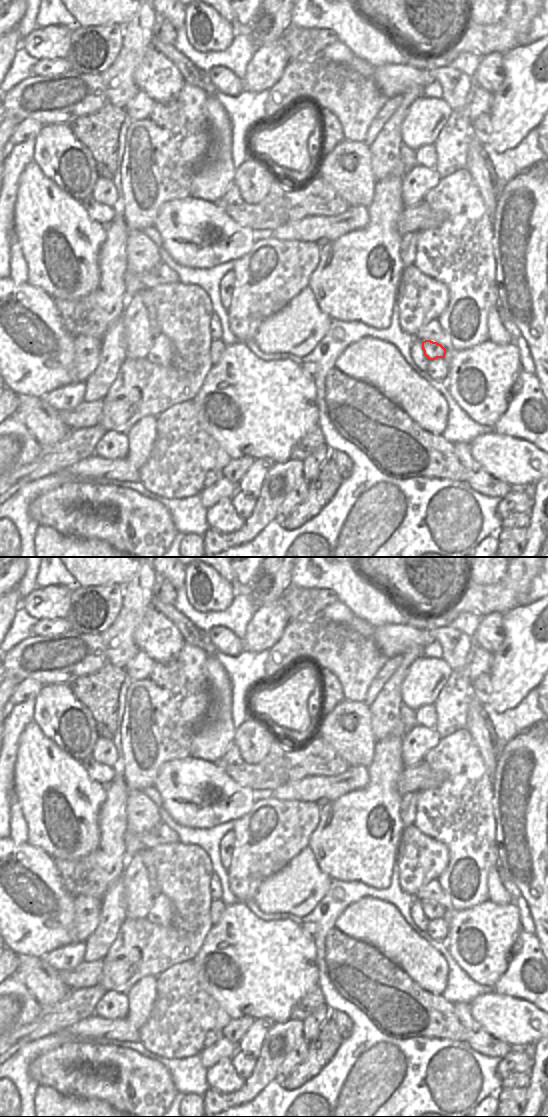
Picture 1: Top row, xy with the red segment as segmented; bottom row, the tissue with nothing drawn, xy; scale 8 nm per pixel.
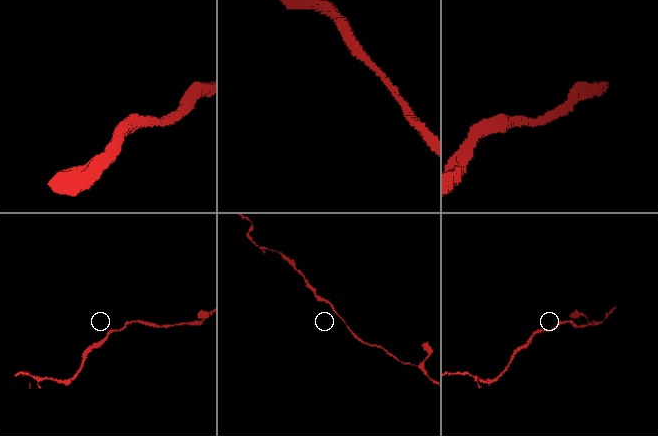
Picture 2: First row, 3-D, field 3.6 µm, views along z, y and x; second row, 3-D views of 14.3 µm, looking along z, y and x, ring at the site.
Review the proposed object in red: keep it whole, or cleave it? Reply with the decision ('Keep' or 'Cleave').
Keep

